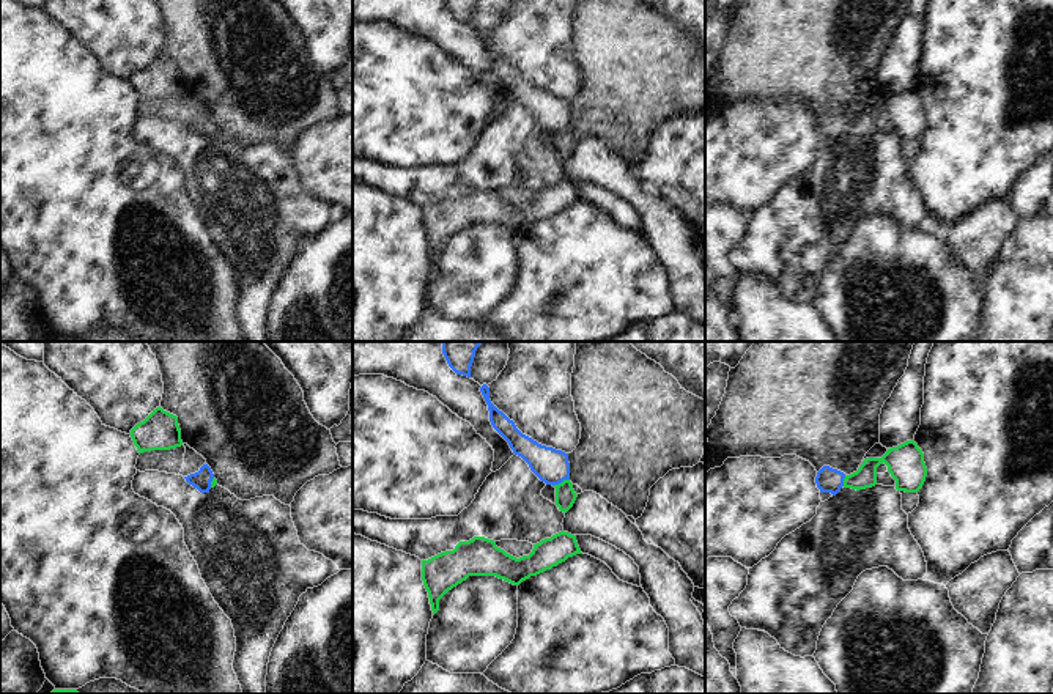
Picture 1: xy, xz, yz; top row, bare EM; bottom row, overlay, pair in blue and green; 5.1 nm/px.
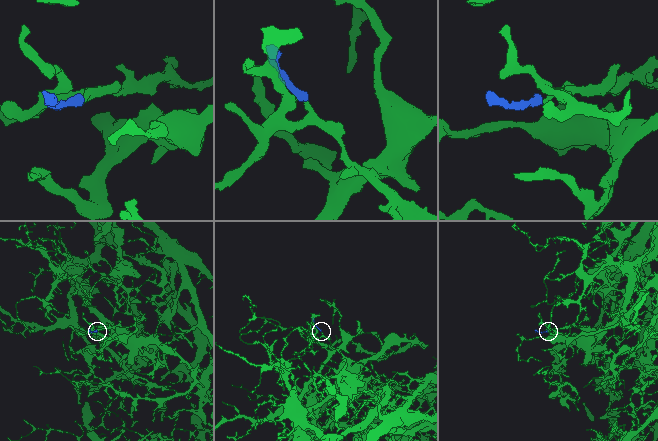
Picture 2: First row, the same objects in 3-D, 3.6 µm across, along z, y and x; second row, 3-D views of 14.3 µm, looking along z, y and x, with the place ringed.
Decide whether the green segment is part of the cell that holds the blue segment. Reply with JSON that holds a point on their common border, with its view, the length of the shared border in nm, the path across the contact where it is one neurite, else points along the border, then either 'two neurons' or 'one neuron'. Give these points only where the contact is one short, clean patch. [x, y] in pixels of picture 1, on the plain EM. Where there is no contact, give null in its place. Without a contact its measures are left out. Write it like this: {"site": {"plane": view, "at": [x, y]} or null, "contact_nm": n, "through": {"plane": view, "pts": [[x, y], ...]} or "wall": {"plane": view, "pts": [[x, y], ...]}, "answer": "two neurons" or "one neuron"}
{"site": {"plane": "xz", "at": [561, 129]}, "contact_nm": 90, "through": {"plane": "xz", "pts": [[551, 114], [561, 129], [565, 143]]}, "answer": "one neuron"}

